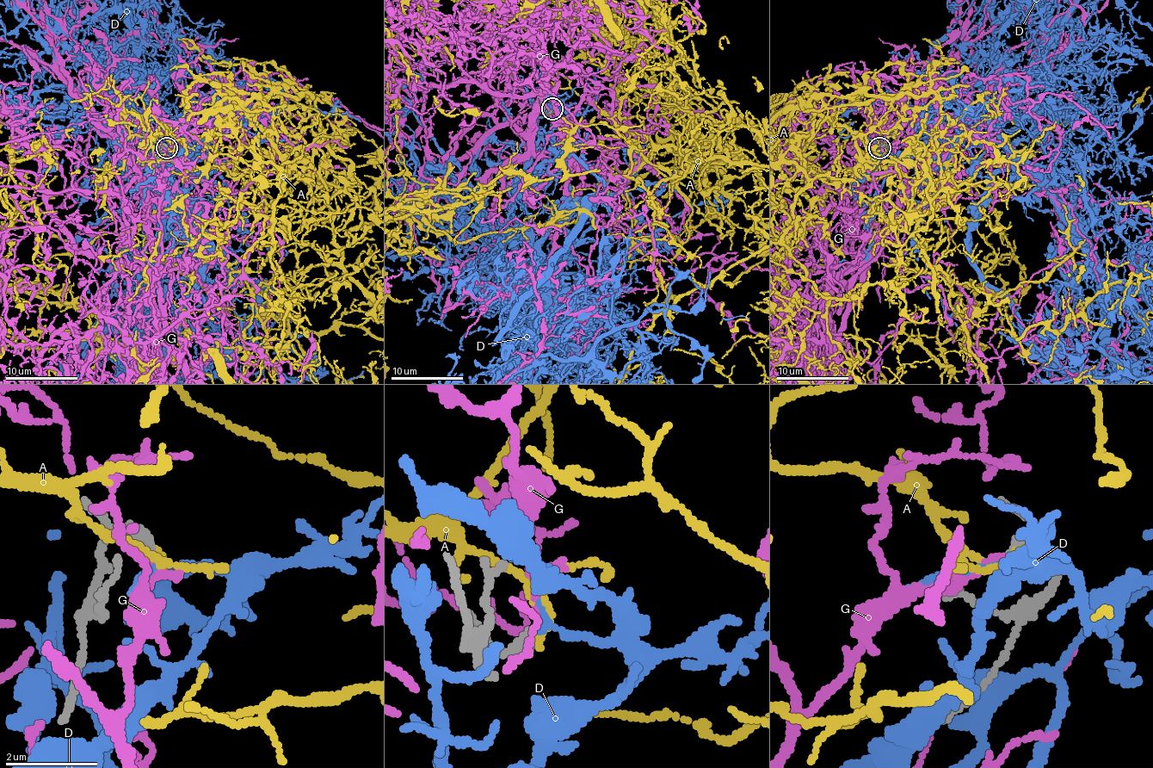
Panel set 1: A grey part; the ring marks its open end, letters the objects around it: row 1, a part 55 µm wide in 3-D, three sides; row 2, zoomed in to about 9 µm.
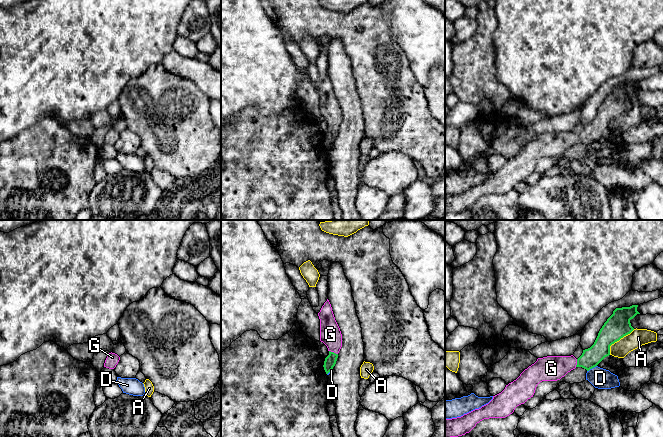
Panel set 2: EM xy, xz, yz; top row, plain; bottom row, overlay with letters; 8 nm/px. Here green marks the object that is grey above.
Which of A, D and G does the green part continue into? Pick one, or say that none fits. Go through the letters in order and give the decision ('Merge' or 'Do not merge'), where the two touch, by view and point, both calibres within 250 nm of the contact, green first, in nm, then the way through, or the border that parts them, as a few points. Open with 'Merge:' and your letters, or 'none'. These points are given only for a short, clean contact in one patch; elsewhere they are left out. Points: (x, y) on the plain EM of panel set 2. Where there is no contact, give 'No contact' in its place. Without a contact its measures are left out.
Merge: G
A: Do not merge. Touches green at yz (618, 116). Thickness 200 nm (green) against 140 nm. Boundary: yz (634, 105), (615, 117), (610, 122), (609, 130)
D: Do not merge. Touches green at yz (591, 144). Thickness 160 nm (green) against 170 nm. Boundary: yz (596, 141), (587, 147)
G: Merge. Touches green at xz (333, 128). Thickness 90 nm (green) against 170 nm. Path across: xz (330, 137), (333, 128), (333, 115), (330, 110)

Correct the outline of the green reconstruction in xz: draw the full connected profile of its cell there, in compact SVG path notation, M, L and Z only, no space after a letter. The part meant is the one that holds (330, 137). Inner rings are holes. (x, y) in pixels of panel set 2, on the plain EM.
M328 75L322 82L318 92L320 95L320 117L327 122L329 127L323 141L326 150L328 150L335 142L338 129L342 123L342 110Z

